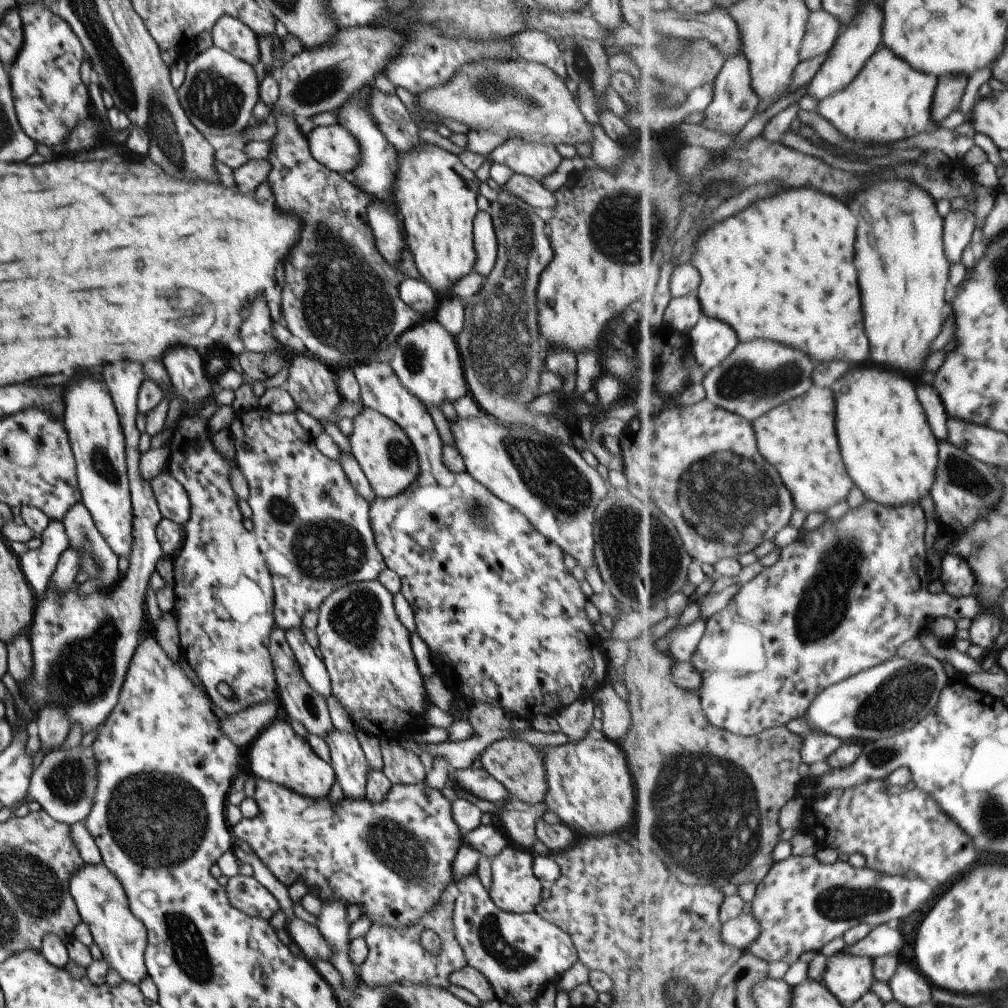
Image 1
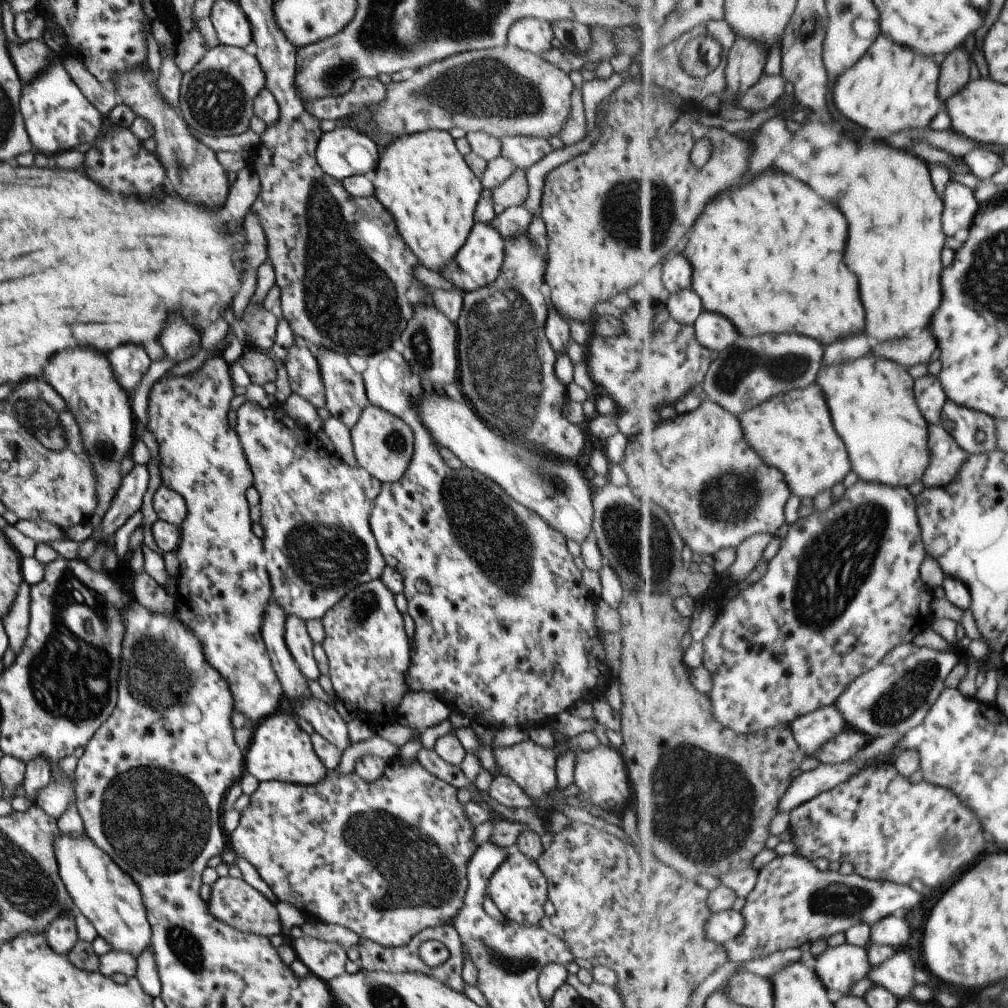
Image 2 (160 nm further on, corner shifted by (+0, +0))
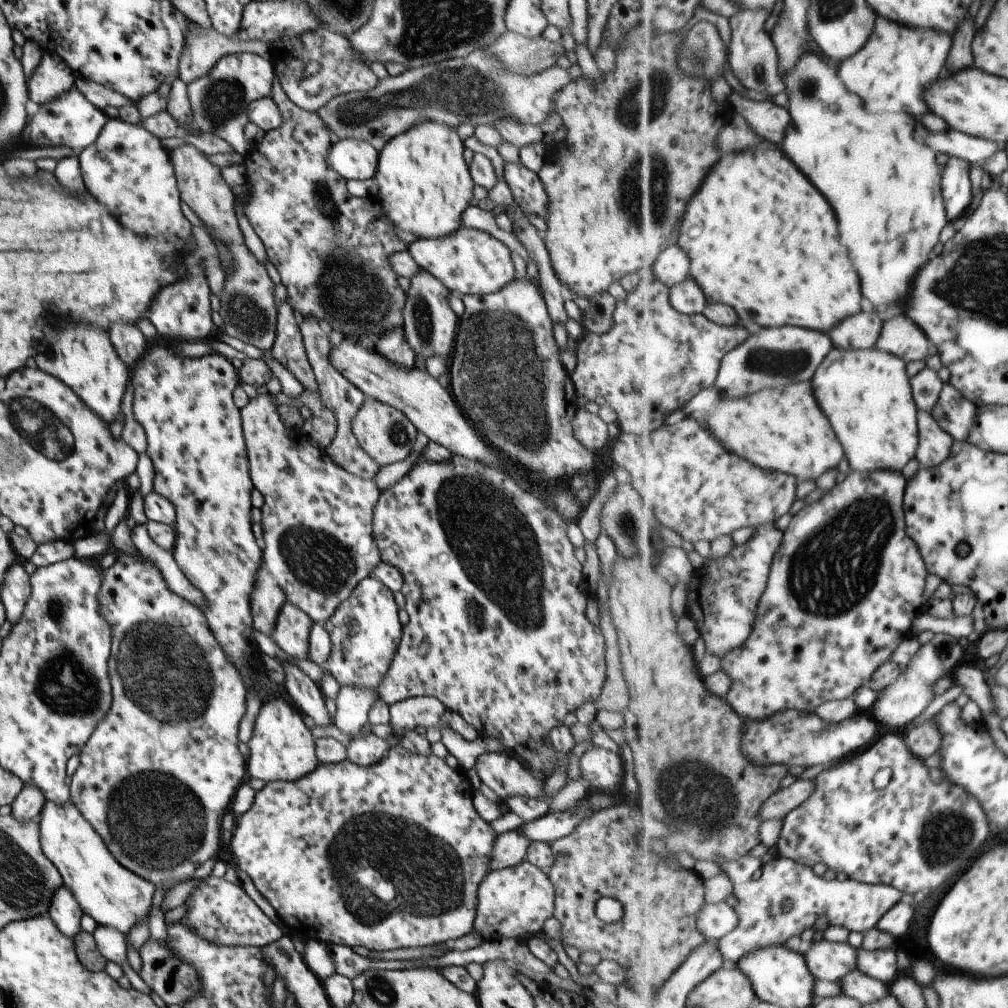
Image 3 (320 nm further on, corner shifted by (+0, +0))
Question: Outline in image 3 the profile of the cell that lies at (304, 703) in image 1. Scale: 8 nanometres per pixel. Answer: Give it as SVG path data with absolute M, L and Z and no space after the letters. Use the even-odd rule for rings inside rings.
M262 562L255 574L255 584L249 600L252 628L270 637L275 628L277 614L285 602L282 590Z

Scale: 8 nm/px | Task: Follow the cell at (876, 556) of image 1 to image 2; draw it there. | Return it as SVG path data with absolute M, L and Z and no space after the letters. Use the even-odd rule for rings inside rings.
M858 479L853 488L845 490L840 499L824 511L815 510L806 517L797 519L781 539L777 554L769 561L765 576L755 584L745 587L719 614L711 632L703 644L705 647L704 665L711 672L714 687L709 696L712 698L716 717L738 733L756 733L791 722L829 705L835 705L840 696L848 690L854 680L873 670L894 649L915 640L915 614L917 614L917 634L933 625L933 595L929 586L921 578L921 564L925 562L926 548L916 512L916 500L907 487L884 485L877 481Z

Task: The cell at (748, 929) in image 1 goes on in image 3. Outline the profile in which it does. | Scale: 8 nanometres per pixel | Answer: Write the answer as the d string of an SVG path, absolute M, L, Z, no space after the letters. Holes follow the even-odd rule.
M707 902L698 916L697 923L700 932L708 940L719 941L737 928L739 916L727 902L719 902L719 904L709 904Z

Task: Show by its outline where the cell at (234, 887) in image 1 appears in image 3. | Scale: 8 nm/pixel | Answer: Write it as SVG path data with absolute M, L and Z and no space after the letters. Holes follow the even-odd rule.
M209 875L201 880L185 900L185 906L187 906L187 912L185 912L185 918L182 918L183 924L189 926L197 936L201 936L203 940L207 940L211 944L262 948L282 936L281 930L255 906L255 903L245 894L240 885L230 884L223 878Z

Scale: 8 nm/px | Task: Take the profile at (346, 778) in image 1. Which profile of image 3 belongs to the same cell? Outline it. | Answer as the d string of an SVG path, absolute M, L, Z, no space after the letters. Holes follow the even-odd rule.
M283 662L280 664L283 669L283 674L285 674L285 679L283 687L285 687L285 692L293 702L293 706L297 708L297 711L304 717L308 716L313 721L314 727L329 727L333 725L331 718L328 715L327 709L324 704L324 696L320 692L317 684L313 683L307 674L303 674L295 664L289 664L289 662Z

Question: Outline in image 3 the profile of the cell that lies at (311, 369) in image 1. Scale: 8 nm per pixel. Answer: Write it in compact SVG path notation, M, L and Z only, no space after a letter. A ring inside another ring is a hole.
M286 301L277 304L276 330L274 342L269 351L270 356L280 363L304 390L318 392L299 331L299 321L291 306Z

